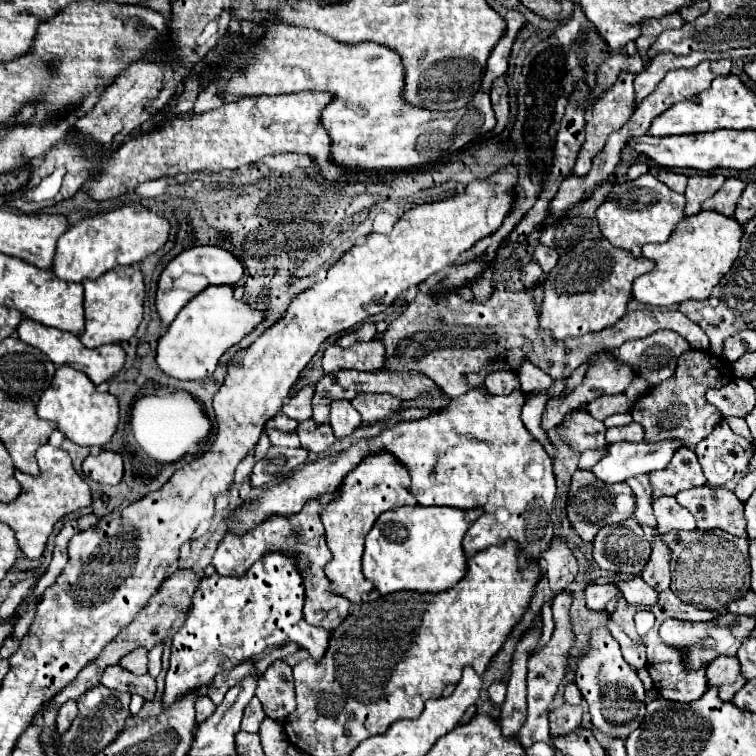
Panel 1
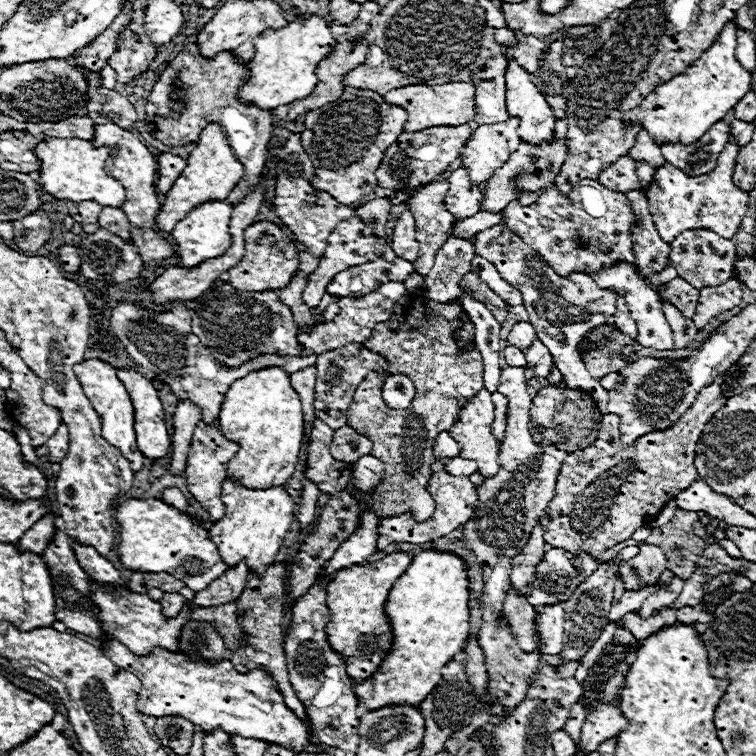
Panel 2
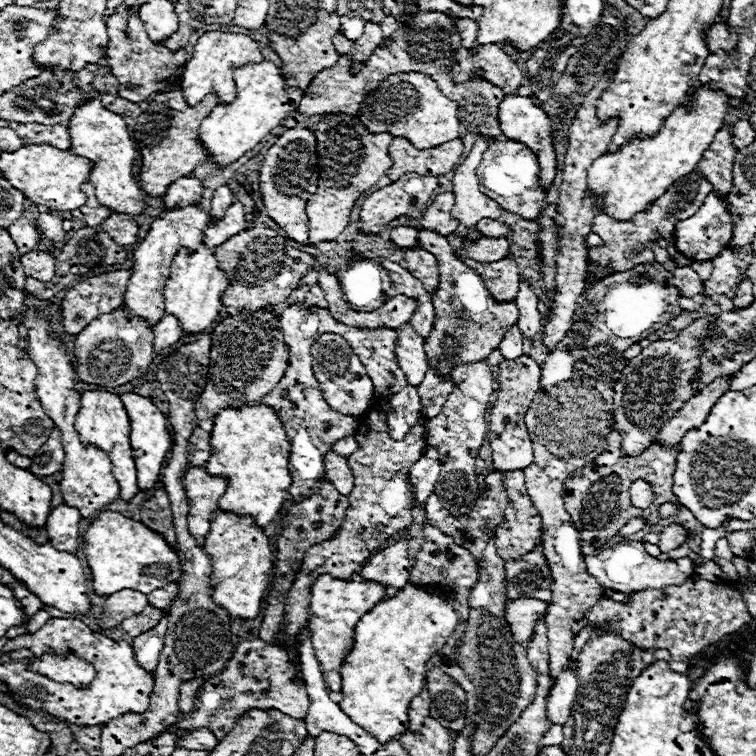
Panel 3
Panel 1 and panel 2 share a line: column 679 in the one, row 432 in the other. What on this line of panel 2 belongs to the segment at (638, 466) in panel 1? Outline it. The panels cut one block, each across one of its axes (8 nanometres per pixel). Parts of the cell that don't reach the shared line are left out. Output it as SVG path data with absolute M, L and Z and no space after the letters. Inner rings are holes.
M440 432L440 436L434 442L436 458L454 458L458 456L458 442L450 436L450 432Z

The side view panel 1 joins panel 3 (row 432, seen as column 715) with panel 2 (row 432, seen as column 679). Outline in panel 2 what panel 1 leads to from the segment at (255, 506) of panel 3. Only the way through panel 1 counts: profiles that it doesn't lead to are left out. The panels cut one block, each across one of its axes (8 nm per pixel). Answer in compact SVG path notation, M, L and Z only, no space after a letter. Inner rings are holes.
M272 366L272 368L254 370L246 374L242 380L236 380L226 392L224 404L220 408L218 424L220 430L228 436L228 440L236 440L240 444L240 452L228 464L228 476L236 476L248 488L272 488L286 484L288 478L294 474L304 438L304 412L300 406L298 392L290 384L290 374L284 372L282 368Z

